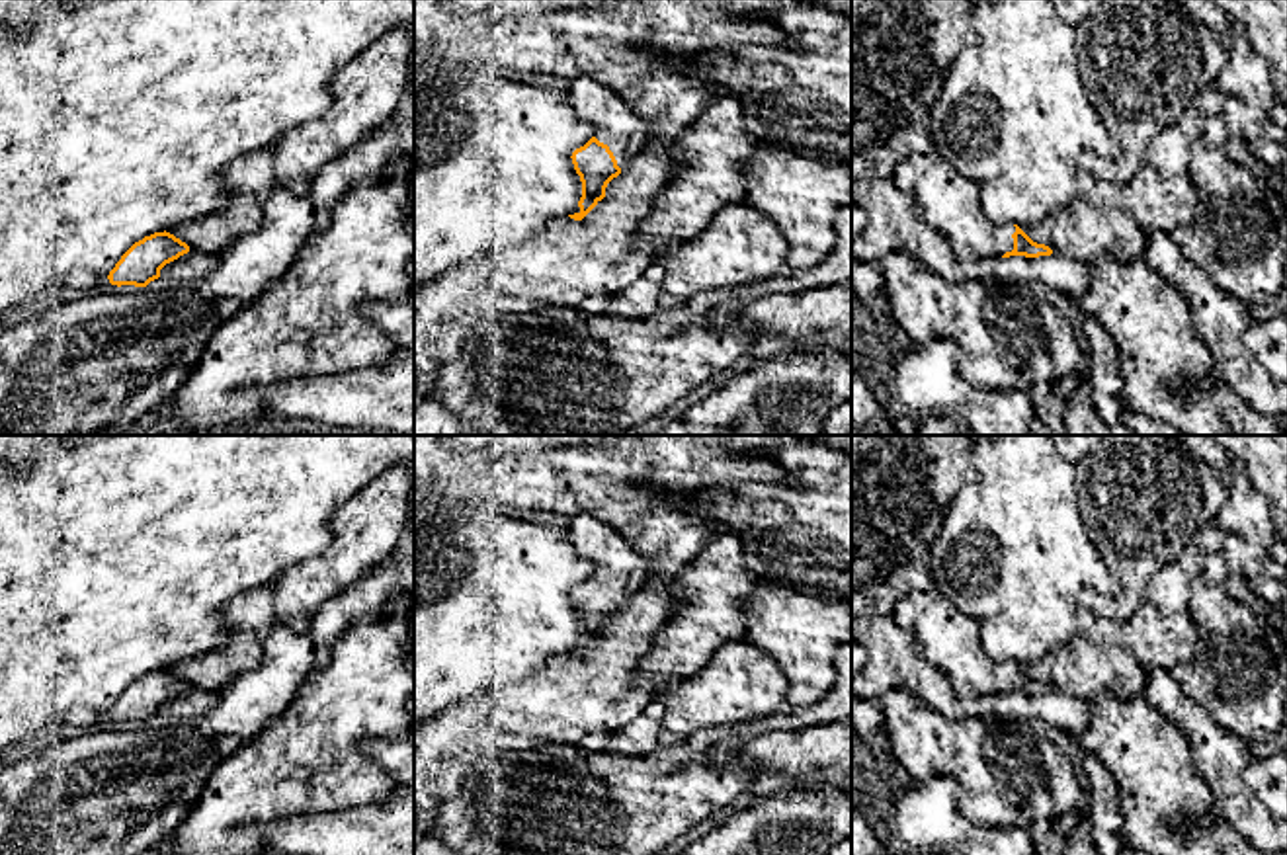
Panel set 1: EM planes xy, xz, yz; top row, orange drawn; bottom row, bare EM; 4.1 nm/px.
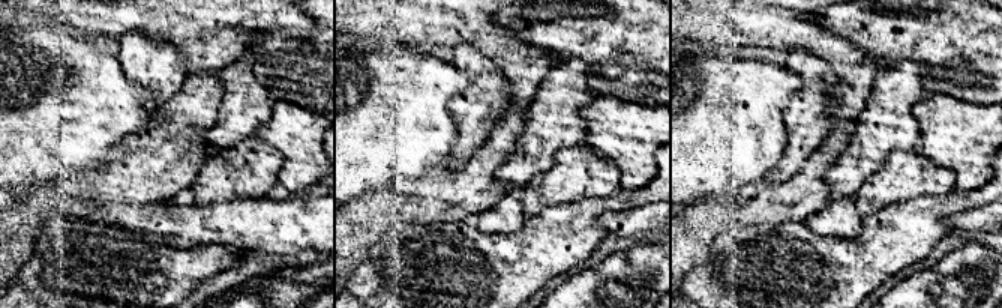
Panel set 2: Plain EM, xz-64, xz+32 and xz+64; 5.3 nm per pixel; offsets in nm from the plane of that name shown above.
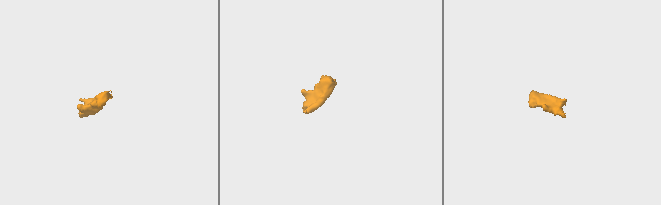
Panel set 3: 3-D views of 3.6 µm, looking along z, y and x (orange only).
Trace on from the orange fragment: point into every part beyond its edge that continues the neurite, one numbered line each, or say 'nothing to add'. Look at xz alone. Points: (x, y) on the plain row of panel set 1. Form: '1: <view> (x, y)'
1: xz (612, 557)

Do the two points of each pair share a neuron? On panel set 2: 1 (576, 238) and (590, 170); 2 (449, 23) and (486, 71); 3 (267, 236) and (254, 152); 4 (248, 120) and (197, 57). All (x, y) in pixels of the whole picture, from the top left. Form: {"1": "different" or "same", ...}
{"1": "different", "2": "different", "3": "different", "4": "different"}

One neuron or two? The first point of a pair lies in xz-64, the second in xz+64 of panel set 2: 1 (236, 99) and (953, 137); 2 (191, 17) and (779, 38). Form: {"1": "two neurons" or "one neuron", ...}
{"1": "two neurons", "2": "one neuron"}

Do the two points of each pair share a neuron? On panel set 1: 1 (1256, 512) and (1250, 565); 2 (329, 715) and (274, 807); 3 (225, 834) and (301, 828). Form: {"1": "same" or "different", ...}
{"1": "same", "2": "same", "3": "different"}

